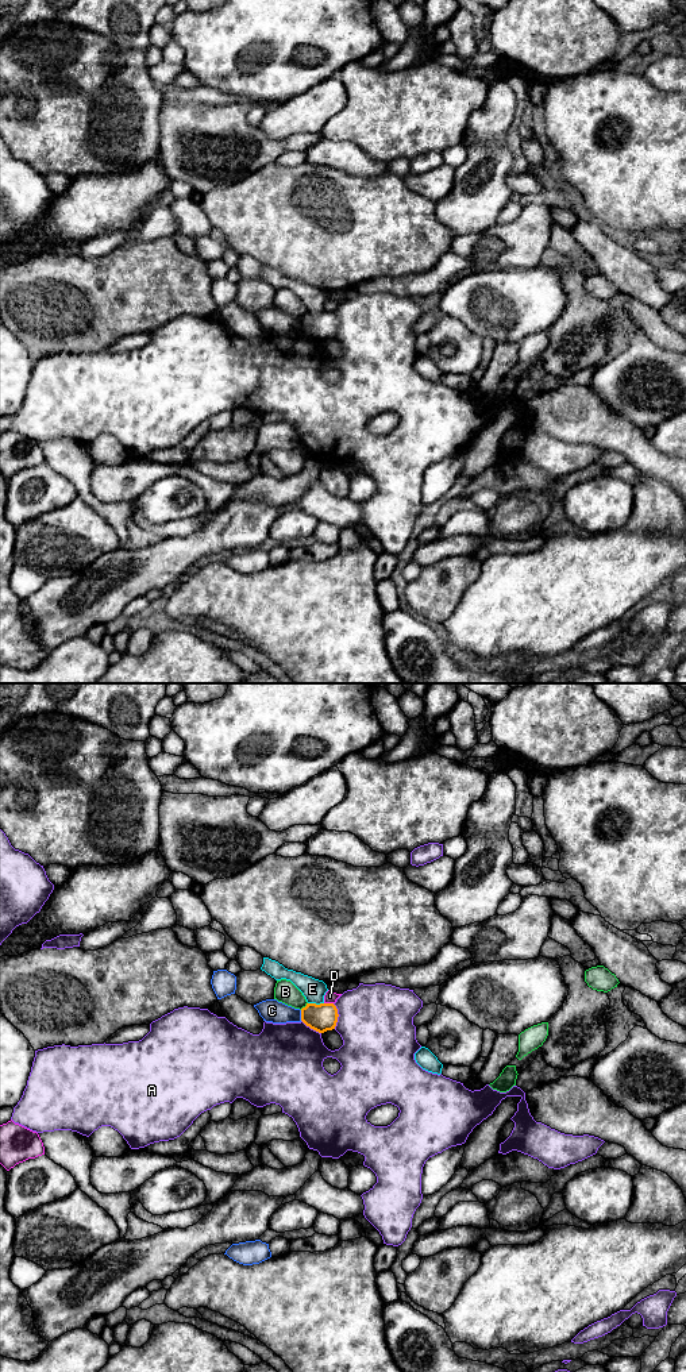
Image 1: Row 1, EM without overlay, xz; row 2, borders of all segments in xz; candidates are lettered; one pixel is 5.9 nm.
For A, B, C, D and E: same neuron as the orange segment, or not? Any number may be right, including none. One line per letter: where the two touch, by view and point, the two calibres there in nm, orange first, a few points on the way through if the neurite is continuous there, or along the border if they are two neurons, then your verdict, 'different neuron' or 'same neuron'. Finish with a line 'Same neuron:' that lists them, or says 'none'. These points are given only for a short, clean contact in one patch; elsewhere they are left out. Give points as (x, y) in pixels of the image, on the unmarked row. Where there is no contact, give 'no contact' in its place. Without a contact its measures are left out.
A: contact xz (338, 324); calibres 170 and 440 nm; different neuron
B: contact xz (305, 315); calibres 170 and 140 nm; different neuron
C: contact xz (301, 324); calibres 170 and 140 nm; border xz (300, 319), (301, 328); different neuron
D: contact xz (328, 312); calibres 170 and 70 nm; different neuron
E: contact xz (315, 312); calibres 170 and 140 nm; border xz (308, 311), (323, 312); different neuron
Same neuron: none

